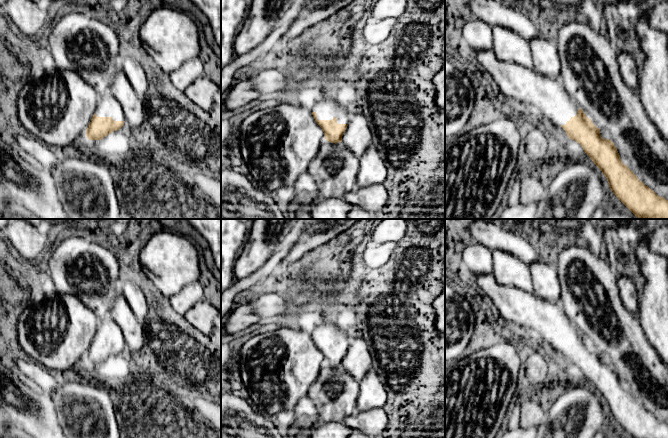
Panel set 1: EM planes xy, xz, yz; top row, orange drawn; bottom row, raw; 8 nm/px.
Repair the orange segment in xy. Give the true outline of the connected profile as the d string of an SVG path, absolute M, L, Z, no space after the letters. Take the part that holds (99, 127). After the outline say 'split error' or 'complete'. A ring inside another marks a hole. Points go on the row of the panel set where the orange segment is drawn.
M111 93L101 96L86 130L86 136L89 140L101 140L119 130L124 121L124 112L115 97Z; split error

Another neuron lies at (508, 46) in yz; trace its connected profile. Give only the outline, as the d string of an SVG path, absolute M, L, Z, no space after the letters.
M499 26L492 28L492 49L501 61L533 69L533 56L527 41L517 33Z

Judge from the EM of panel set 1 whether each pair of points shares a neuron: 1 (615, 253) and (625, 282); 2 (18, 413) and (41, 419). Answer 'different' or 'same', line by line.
1: different
2: same

